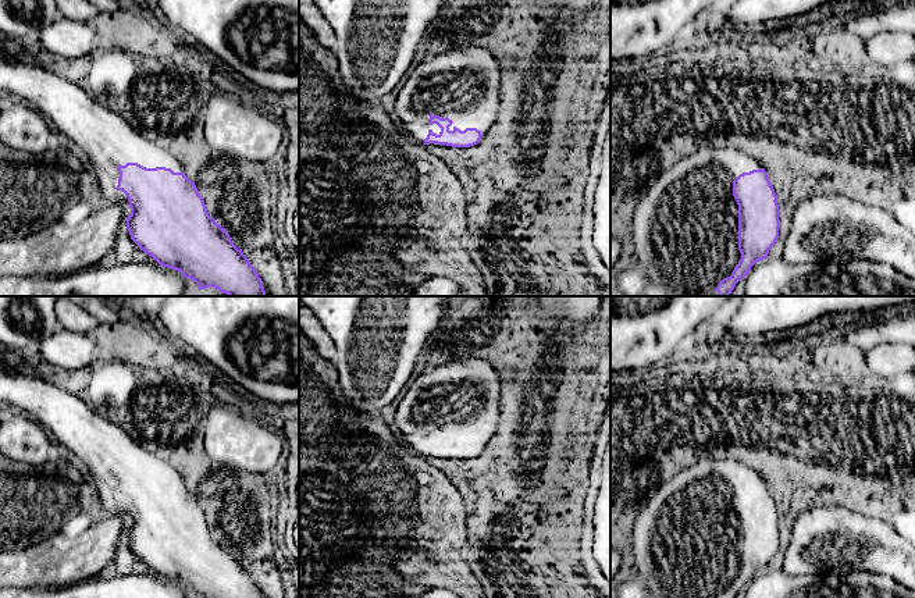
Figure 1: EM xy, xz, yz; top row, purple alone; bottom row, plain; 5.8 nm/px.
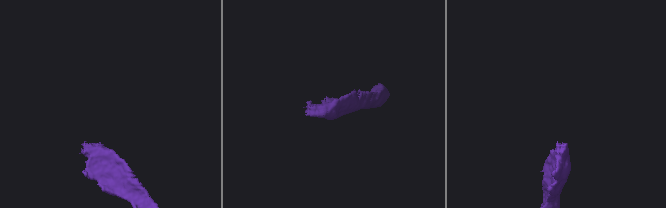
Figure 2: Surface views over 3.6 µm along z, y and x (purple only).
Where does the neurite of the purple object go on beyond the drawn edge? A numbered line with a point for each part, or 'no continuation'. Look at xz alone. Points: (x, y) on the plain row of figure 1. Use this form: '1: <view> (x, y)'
1: xz (463, 395)

